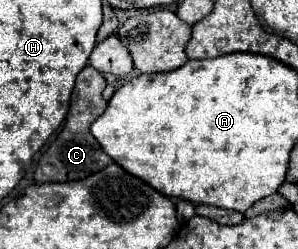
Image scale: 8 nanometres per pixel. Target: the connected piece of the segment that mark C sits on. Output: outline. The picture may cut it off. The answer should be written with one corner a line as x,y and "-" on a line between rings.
85,66
79,76
77,76
77,84
73,90
73,98
71,98
71,108
69,114
65,118
63,130
59,132
57,140
53,142
53,146
49,146
35,170
35,180
37,182
69,182
69,180
81,180
87,178
99,170
103,170
109,162
113,162
101,148
101,144
93,138
93,134
89,132
89,126
95,122
95,118
99,118
105,112
107,102
103,100
101,92
107,86
107,80
93,68
93,66

